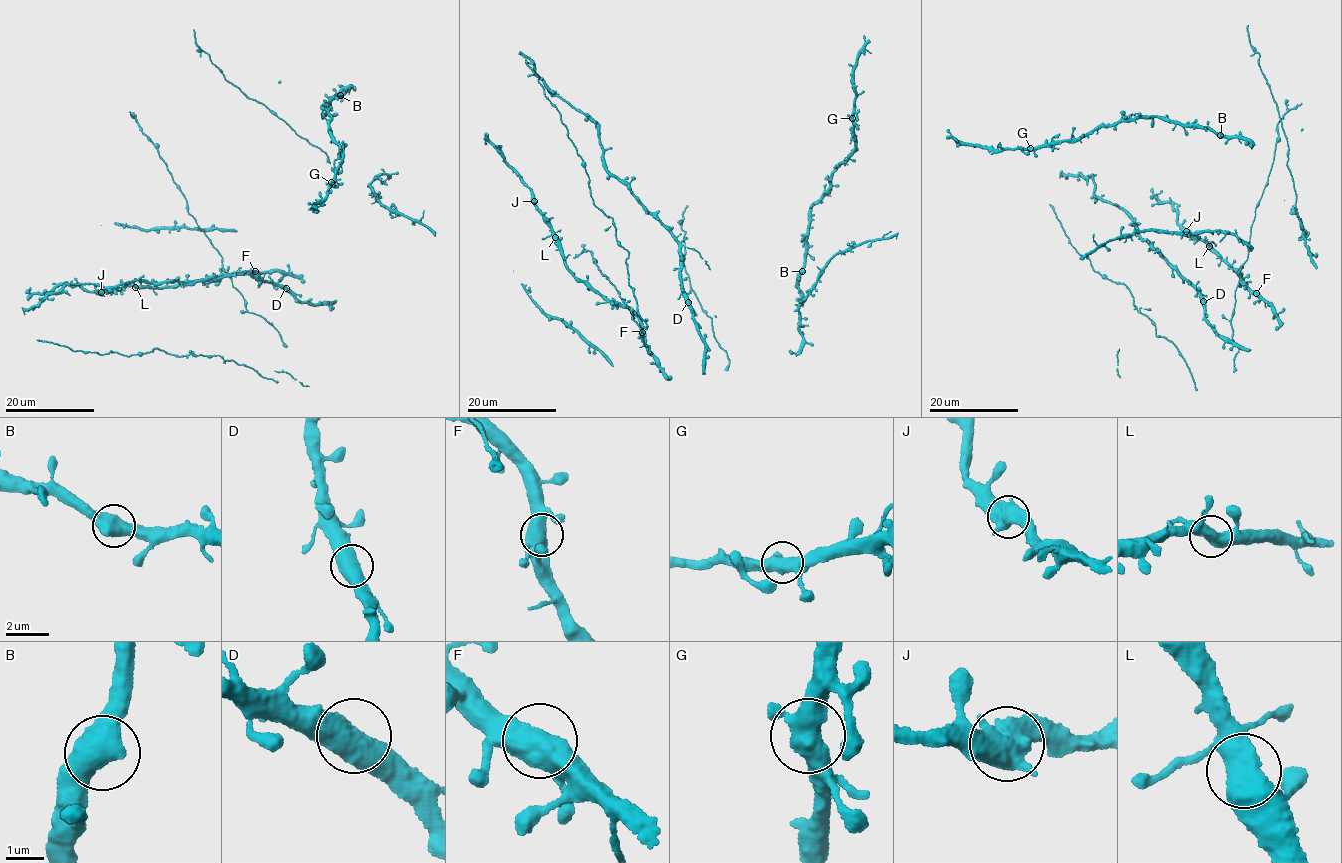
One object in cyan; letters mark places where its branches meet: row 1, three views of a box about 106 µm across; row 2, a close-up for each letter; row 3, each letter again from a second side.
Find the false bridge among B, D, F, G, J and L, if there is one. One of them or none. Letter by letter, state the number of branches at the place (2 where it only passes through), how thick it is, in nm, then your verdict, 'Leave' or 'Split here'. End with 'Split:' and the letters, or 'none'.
B: Branches: 2. Thickness 600 nm. Leave
D: Branches: 2. Thickness 650 nm. Leave
F: Branches: 2. Thickness 600 nm. Leave
G: Branches: 2. Thickness 600 nm. Leave
J: Branches: 2. Thickness 650 nm. Leave
L: Branches: 2. Thickness 600 nm. Leave
Split: none

